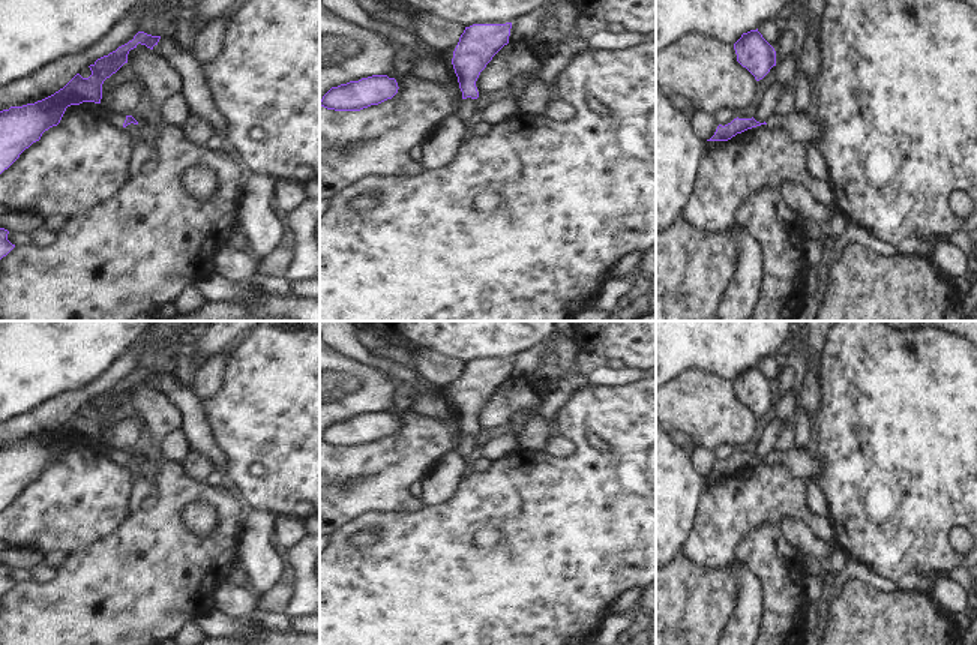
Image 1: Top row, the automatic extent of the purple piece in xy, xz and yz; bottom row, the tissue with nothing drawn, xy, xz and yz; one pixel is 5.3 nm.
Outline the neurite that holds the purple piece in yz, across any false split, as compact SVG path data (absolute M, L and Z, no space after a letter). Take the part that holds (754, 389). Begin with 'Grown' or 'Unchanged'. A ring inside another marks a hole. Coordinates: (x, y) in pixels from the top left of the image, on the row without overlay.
Unchanged. M756 366L743 369L734 380L737 398L746 404L756 417L762 416L776 402L776 387Z

